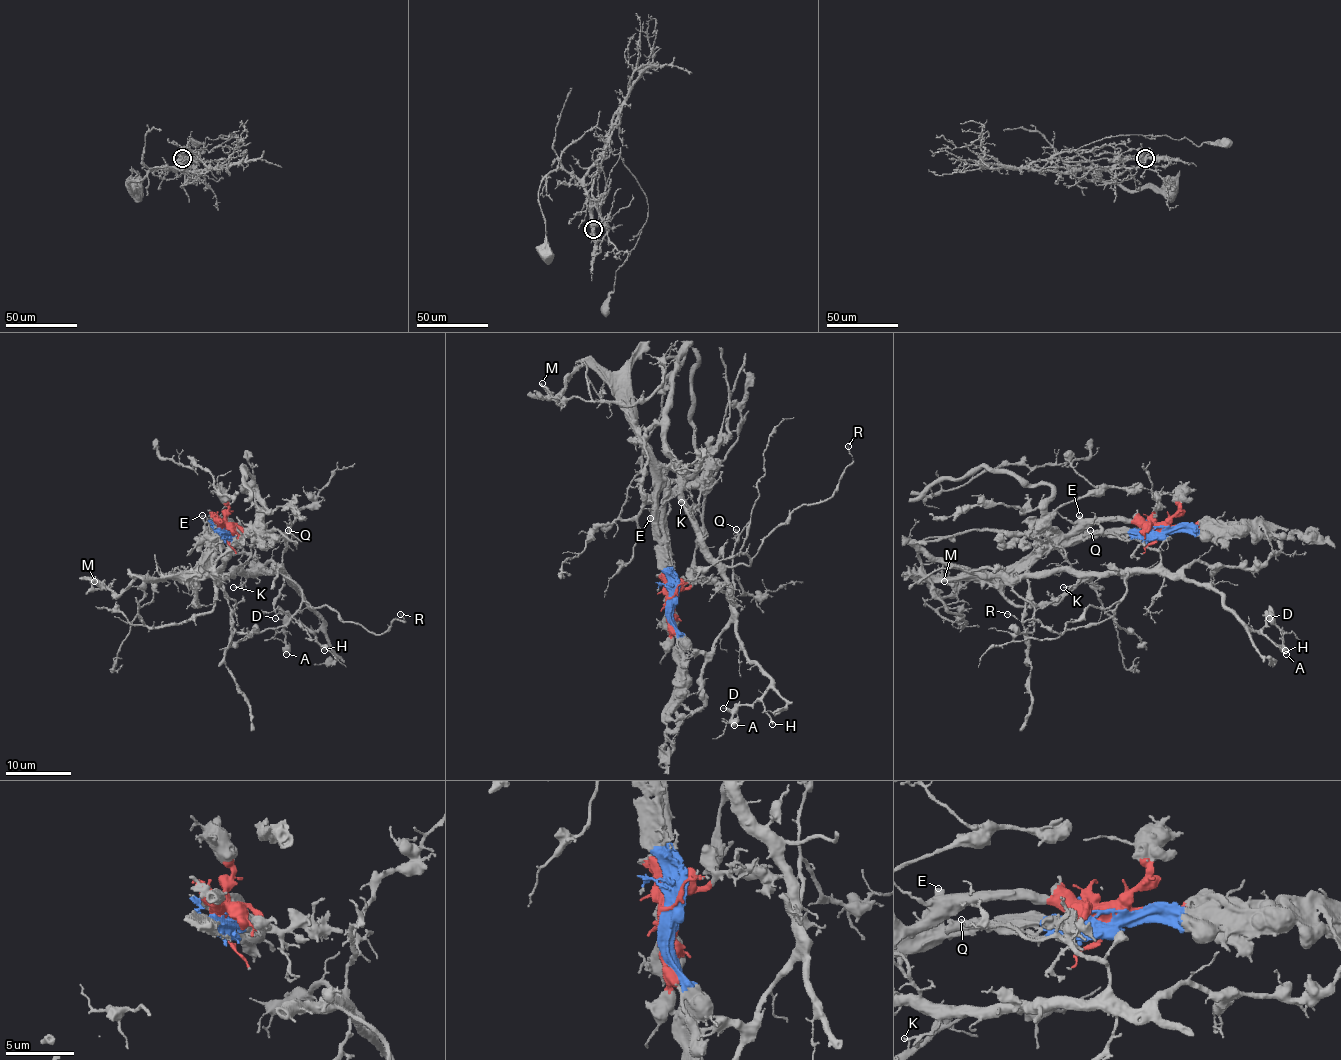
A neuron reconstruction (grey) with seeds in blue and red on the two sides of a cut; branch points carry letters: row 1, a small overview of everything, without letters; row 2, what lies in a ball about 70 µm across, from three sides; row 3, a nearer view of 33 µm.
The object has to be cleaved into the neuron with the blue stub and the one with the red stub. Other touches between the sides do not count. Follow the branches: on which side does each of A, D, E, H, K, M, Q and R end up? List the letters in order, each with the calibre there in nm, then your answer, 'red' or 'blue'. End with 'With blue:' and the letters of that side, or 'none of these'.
A: 600 nm | red
D: 110 nm | red
E: 320 nm | blue
H: 240 nm | red
K: 140 nm | red
M: 320 nm | blue
Q: 100 nm | red
R: 120 nm | red
With blue: E, M

